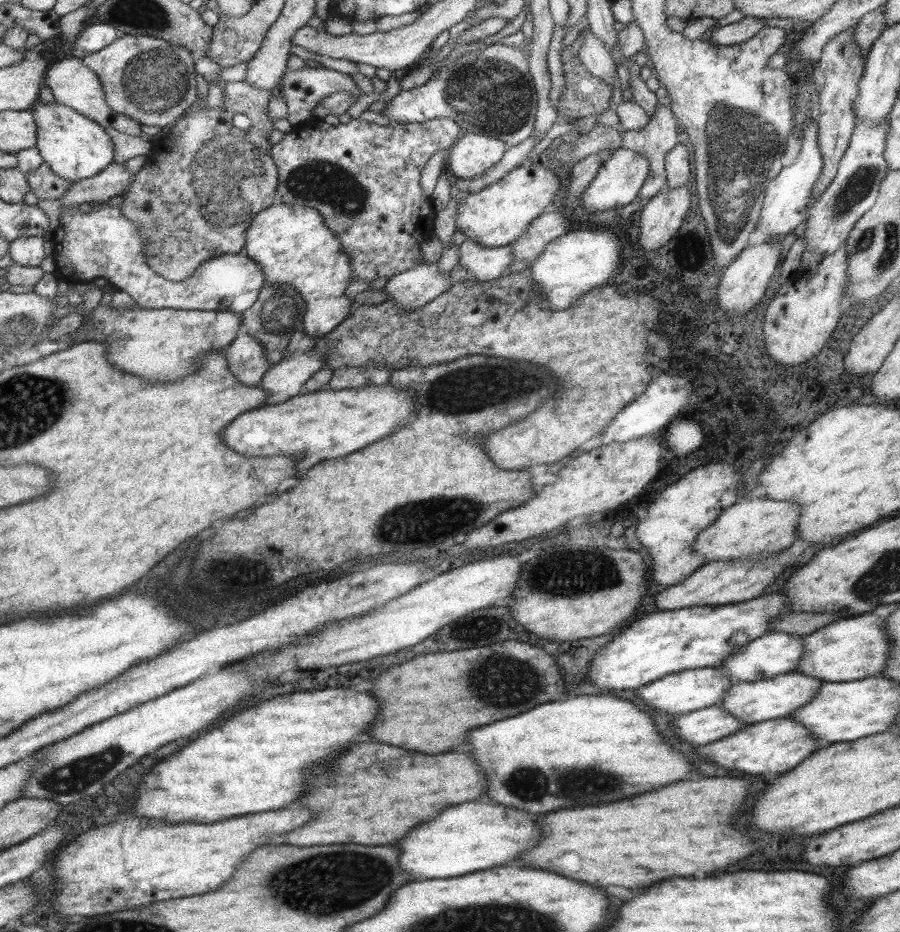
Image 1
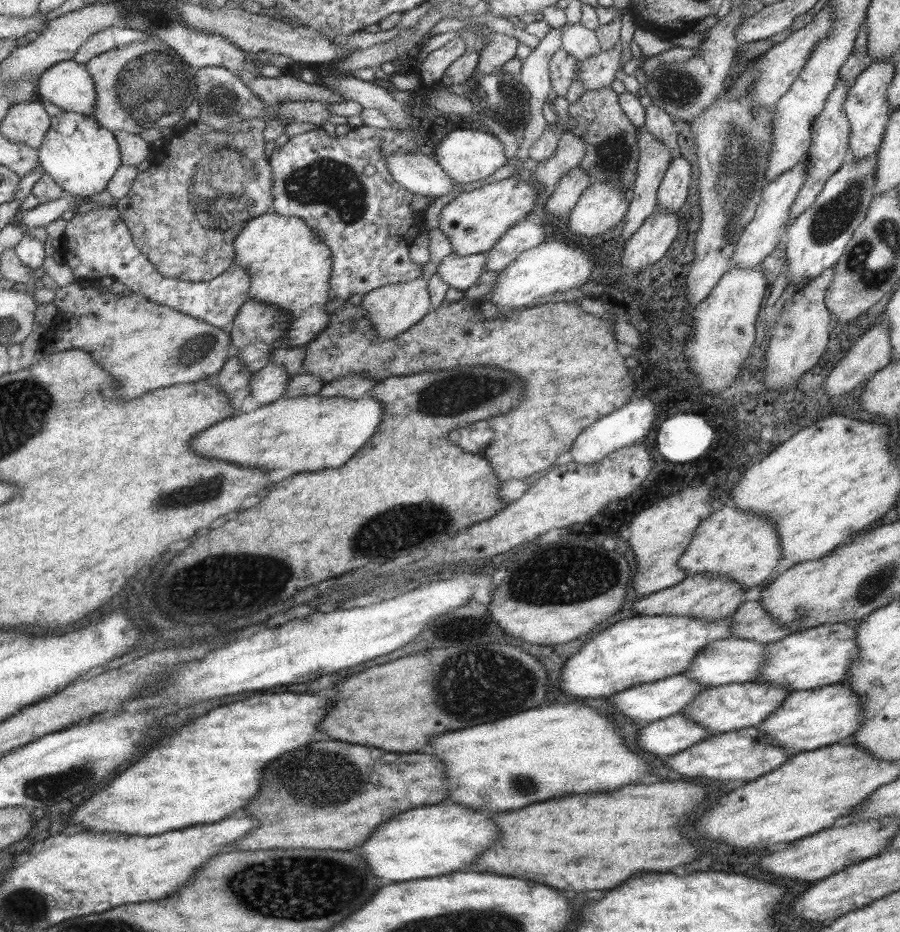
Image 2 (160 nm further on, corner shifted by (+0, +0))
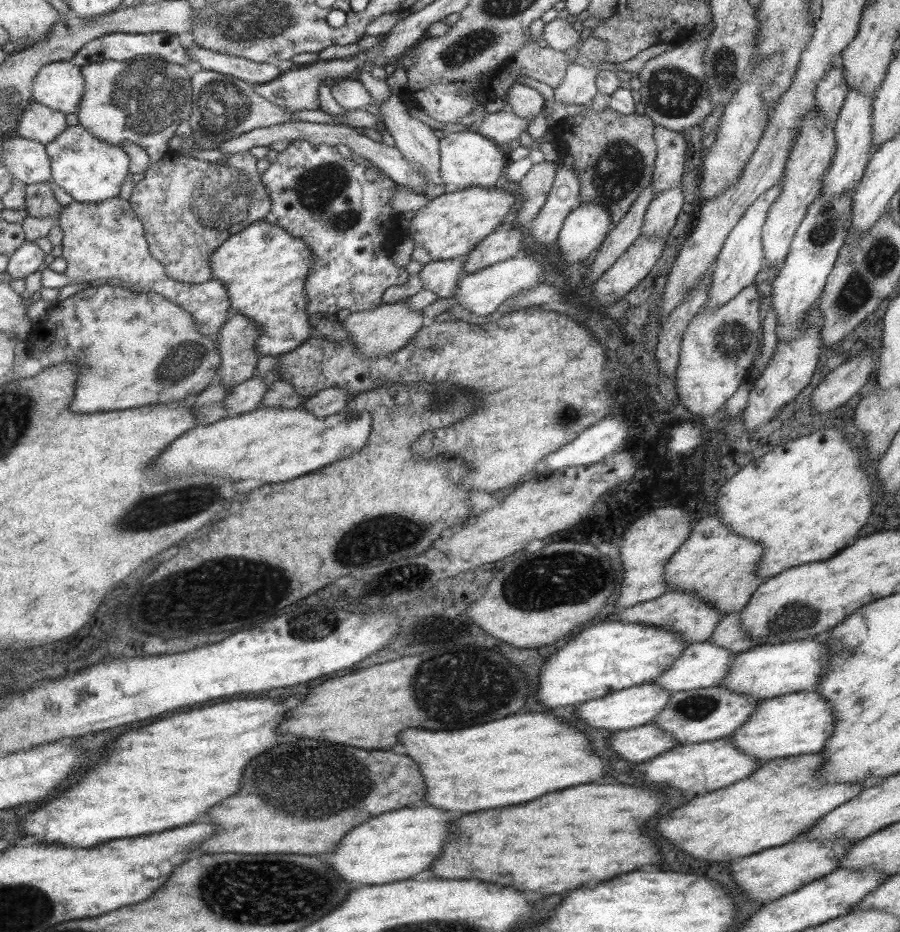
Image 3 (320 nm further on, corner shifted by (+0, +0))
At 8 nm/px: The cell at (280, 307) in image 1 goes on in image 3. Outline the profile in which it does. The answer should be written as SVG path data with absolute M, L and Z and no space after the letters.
M237 313L231 317L215 336L221 364L220 383L233 388L257 375L261 355L256 351L260 330L248 317Z

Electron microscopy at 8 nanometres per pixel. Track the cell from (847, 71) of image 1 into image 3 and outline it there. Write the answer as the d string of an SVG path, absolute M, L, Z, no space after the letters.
M814 109L807 113L800 122L800 130L787 155L782 177L780 178L780 191L777 198L767 210L765 224L762 226L762 255L766 266L781 265L790 250L790 242L795 231L806 215L810 204L819 196L820 182L830 165L834 150L836 149L833 122L826 122L818 118L818 111Z

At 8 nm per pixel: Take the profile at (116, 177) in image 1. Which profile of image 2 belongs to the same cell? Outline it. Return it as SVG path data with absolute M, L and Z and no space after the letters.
M66 195L61 199L46 204L39 204L37 207L22 212L17 216L15 215L15 217L20 220L20 223L29 228L33 228L33 226L43 226L46 228L49 224L60 220L63 212L67 212L71 208L73 209L72 204L75 199L85 199L81 197L69 198L69 196Z

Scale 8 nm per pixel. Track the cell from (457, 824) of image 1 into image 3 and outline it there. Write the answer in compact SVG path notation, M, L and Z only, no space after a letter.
M431 806L413 810L400 808L387 814L378 814L363 822L363 826L355 826L355 830L349 830L349 834L345 834L337 850L330 854L329 864L349 884L349 888L357 888L359 884L371 886L403 880L427 868L433 856L439 854L447 830L449 820L445 820L441 810L435 810Z

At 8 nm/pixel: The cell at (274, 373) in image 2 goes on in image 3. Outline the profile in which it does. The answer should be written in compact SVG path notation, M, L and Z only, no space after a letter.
M256 375L251 380L233 387L225 399L225 407L229 417L236 417L259 408L261 399L267 394L269 384L265 384L262 376Z

